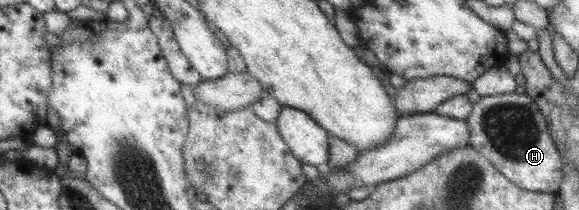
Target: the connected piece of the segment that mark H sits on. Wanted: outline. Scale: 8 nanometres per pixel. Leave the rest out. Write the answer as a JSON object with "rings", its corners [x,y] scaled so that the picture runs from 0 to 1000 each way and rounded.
{"rings":[[[874,443],[831,457],[803,562],[812,652],[808,695],[827,724],[884,876],[907,910],[960,919],[971,852],[971,767],[945,619],[945,581],[929,505],[908,448]]]}

